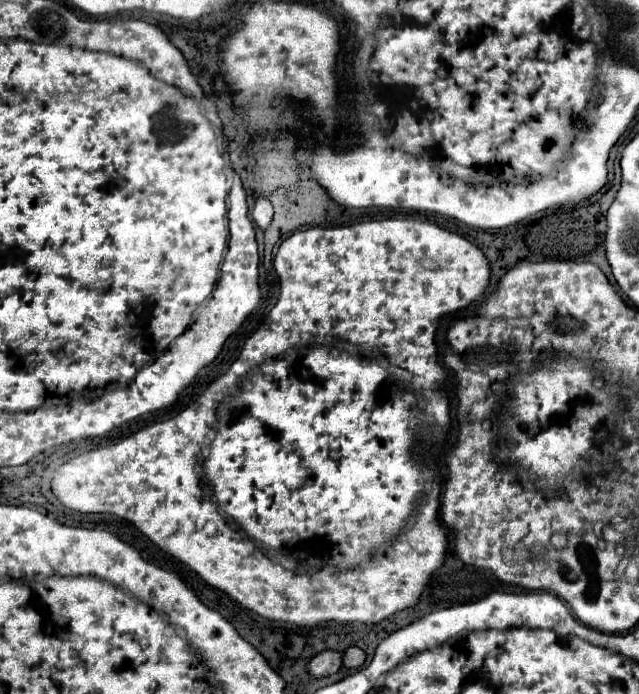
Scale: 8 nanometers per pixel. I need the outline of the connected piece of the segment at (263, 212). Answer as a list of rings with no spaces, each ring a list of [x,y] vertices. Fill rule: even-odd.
[[[258,198],[256,204],[254,204],[254,210],[252,210],[252,218],[262,230],[266,230],[270,226],[272,214],[274,214],[274,210],[272,210],[270,200],[268,198]]]

